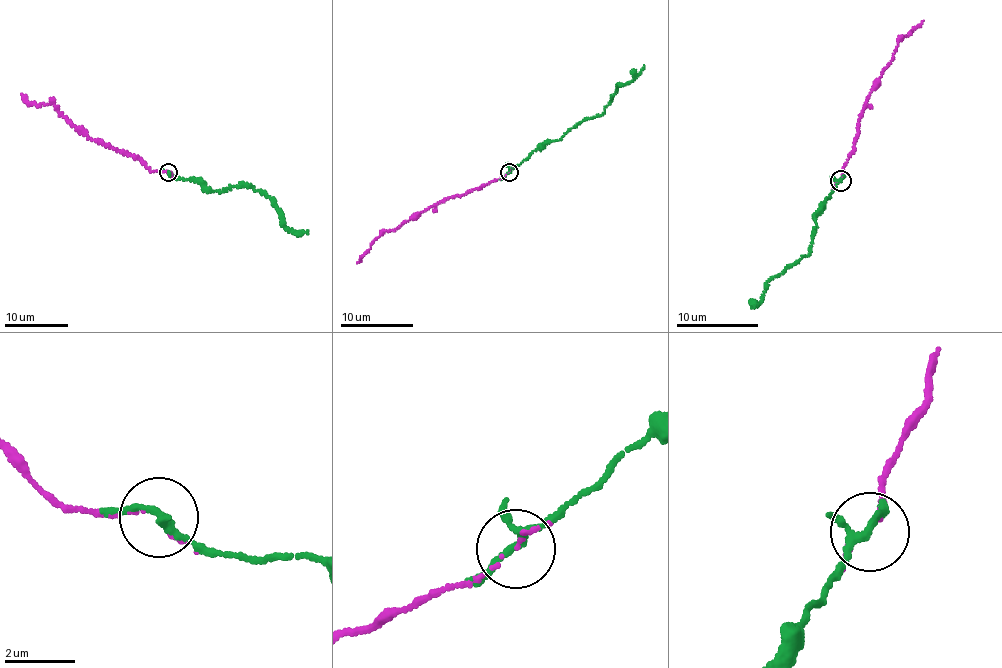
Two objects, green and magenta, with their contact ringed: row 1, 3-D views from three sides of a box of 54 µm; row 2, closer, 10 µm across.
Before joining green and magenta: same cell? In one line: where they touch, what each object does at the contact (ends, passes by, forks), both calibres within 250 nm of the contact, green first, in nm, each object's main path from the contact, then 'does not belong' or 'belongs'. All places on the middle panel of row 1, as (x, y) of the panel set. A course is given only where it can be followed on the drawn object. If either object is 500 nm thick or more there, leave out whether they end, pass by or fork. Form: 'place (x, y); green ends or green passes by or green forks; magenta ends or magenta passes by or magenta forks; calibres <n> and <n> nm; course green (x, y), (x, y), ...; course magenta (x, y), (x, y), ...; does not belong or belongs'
place (509, 172); green forks; magenta passes by; calibres 170 and 50 nm; course green (509, 173), (537, 147), (559, 140), (581, 121), (598, 115), (616, 86), (625, 85), (643, 64); course magenta (509, 173), (442, 200), (401, 226), (381, 232), (357, 263); belongs

